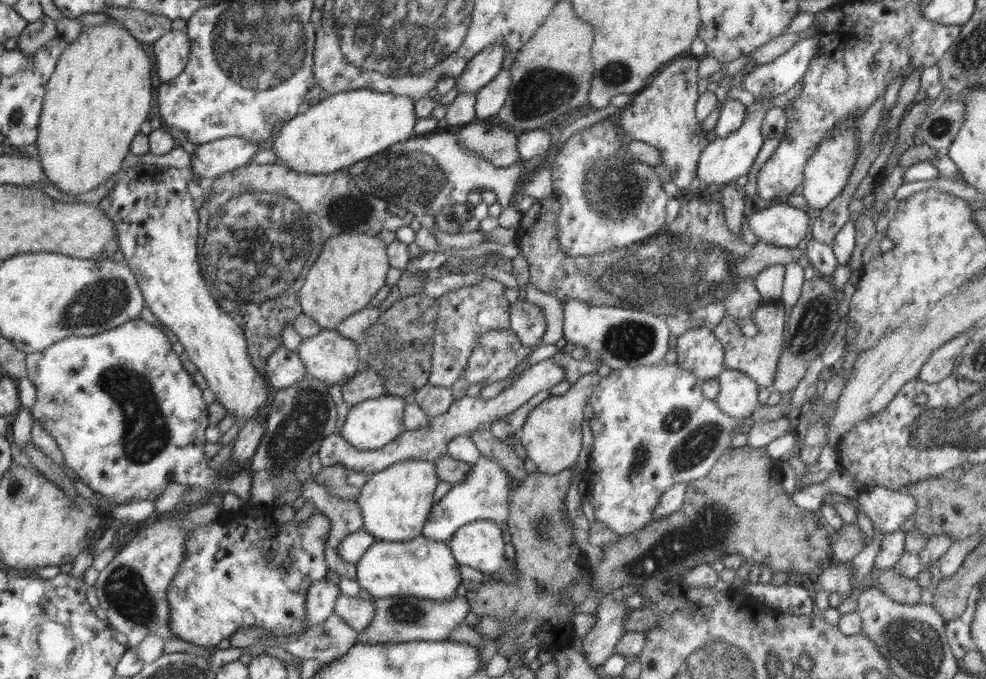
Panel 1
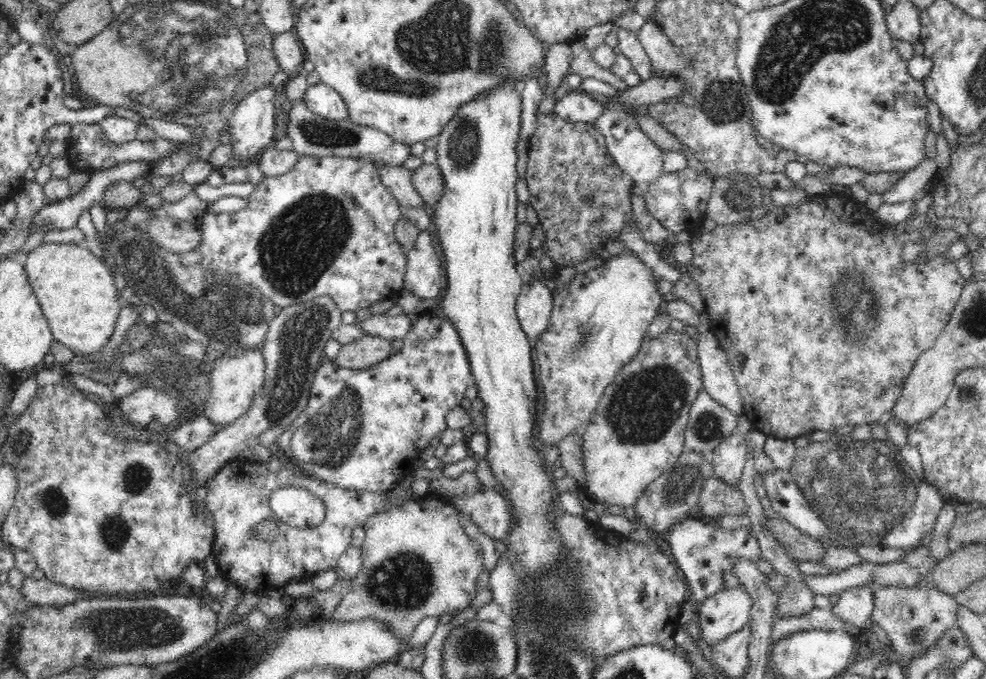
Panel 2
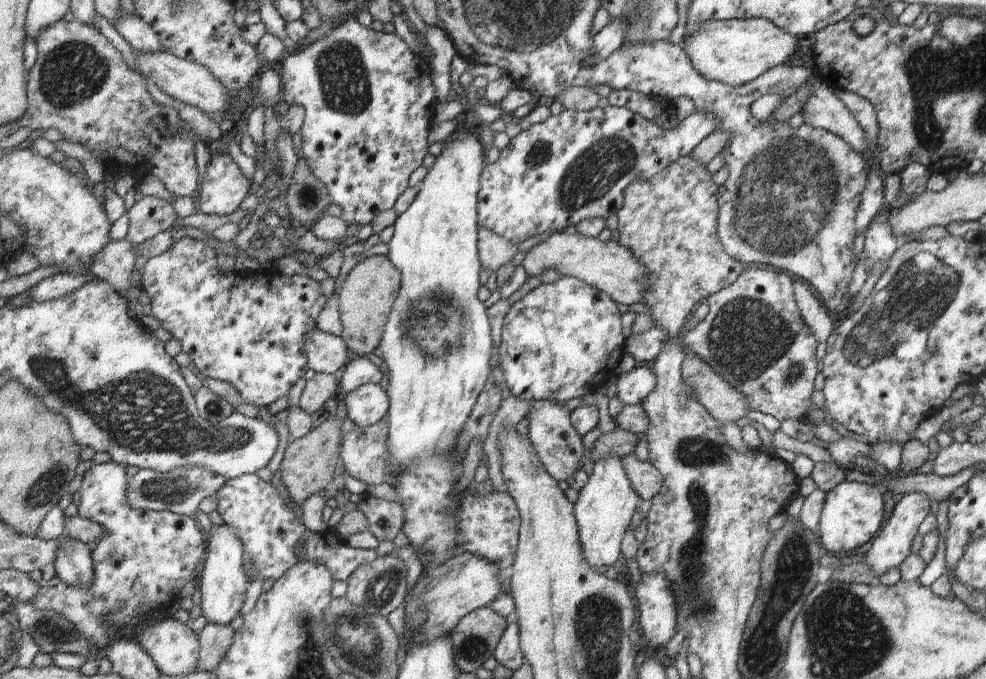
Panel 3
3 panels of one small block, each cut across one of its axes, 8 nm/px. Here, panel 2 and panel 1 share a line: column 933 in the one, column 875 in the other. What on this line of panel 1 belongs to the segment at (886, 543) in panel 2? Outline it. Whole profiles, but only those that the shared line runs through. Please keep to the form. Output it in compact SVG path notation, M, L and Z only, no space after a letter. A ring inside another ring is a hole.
M880 485L860 492L855 499L860 512L870 518L874 530L883 535L900 529L903 522L916 512L916 498L908 492Z

